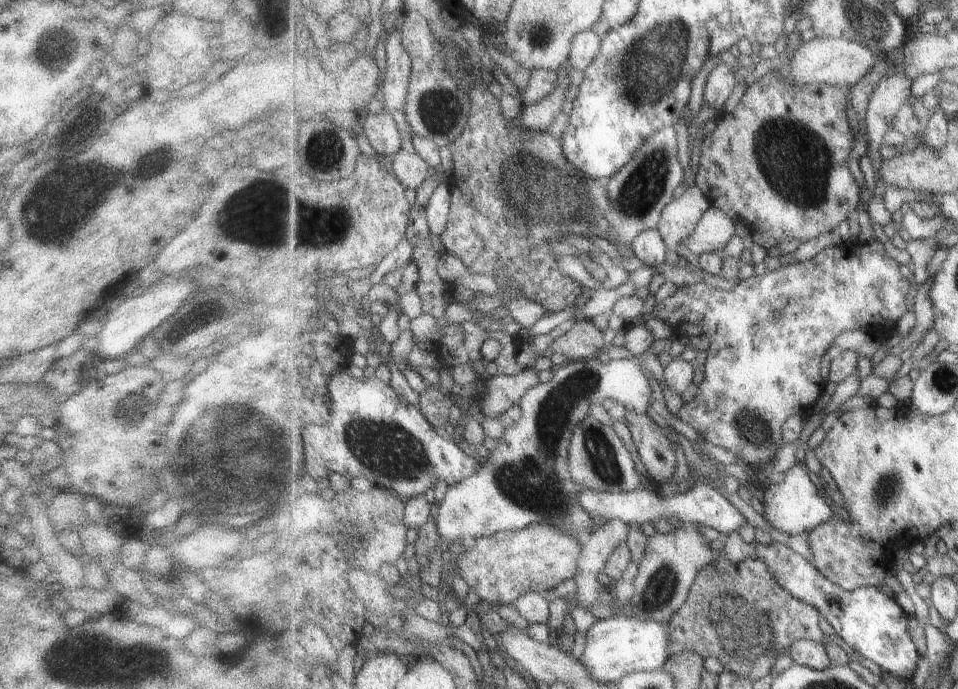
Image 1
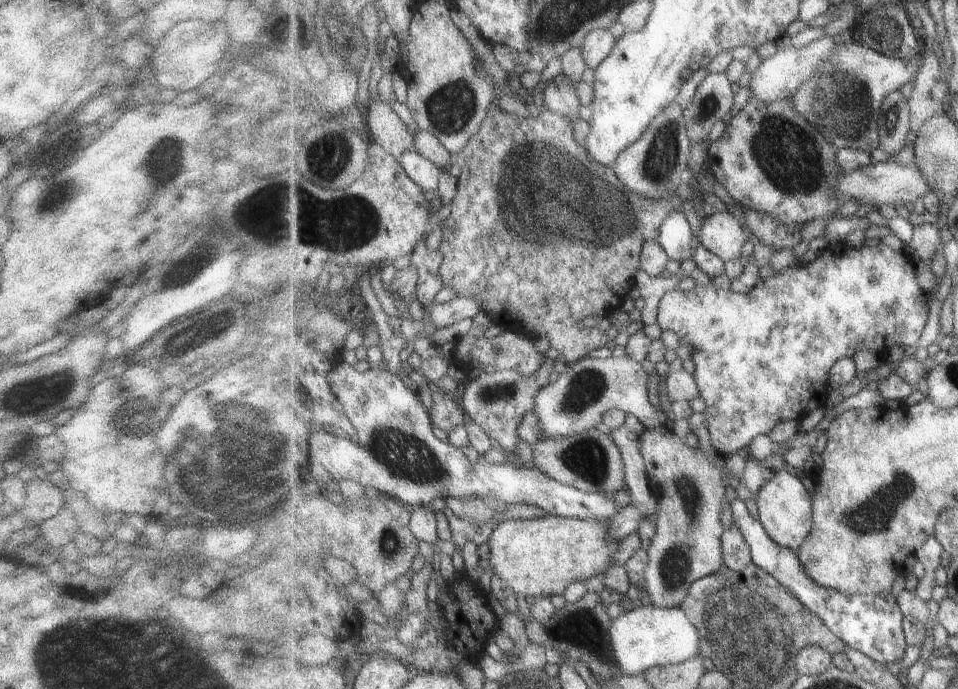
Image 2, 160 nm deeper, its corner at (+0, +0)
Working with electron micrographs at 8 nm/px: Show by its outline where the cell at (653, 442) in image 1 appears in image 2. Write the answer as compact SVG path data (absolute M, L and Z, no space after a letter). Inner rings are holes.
M667 426L646 428L640 435L640 452L650 481L650 488L658 498L656 533L649 542L648 562L645 568L645 590L649 592L651 605L657 608L677 608L687 597L691 584L710 576L724 567L722 535L726 532L721 524L723 506L727 502L727 487L734 486L735 476L729 474L726 465L717 466L709 456L692 448L690 441L683 442Z

